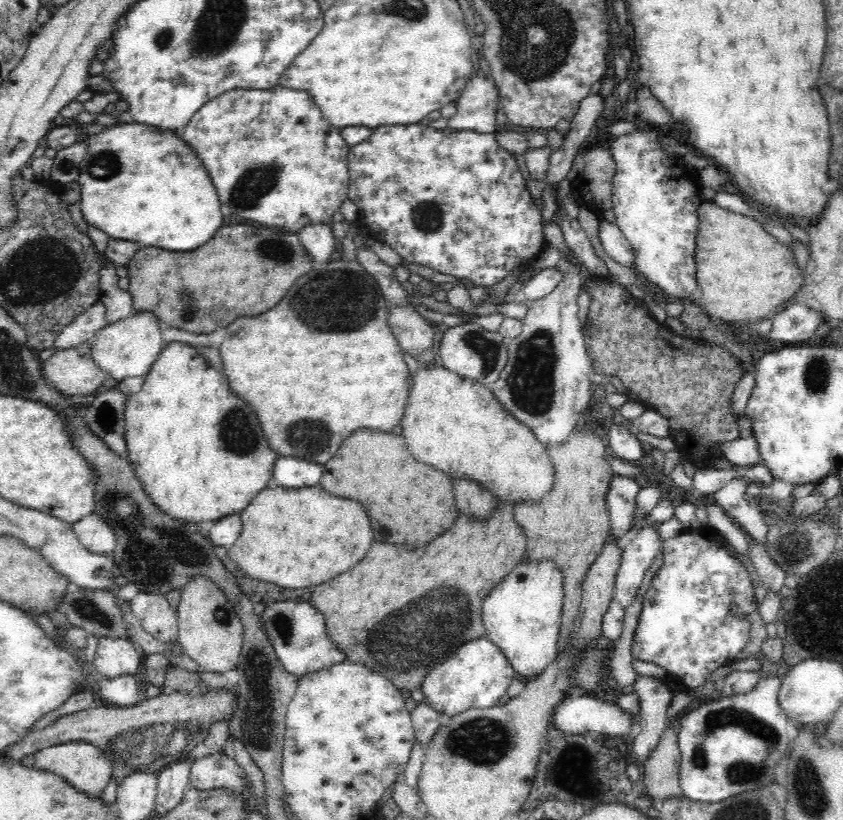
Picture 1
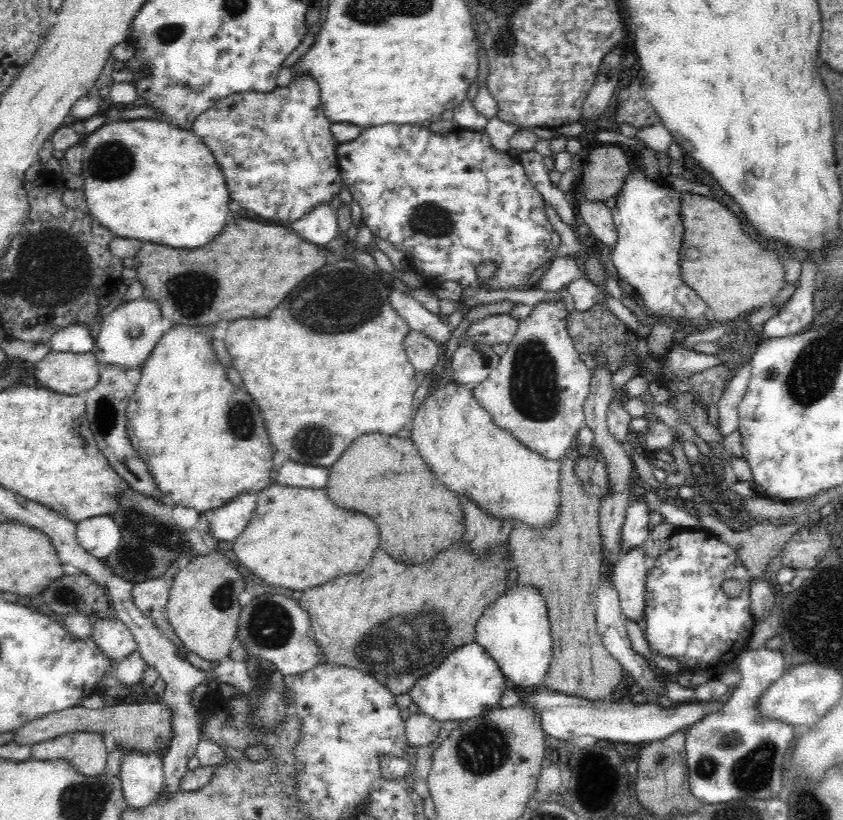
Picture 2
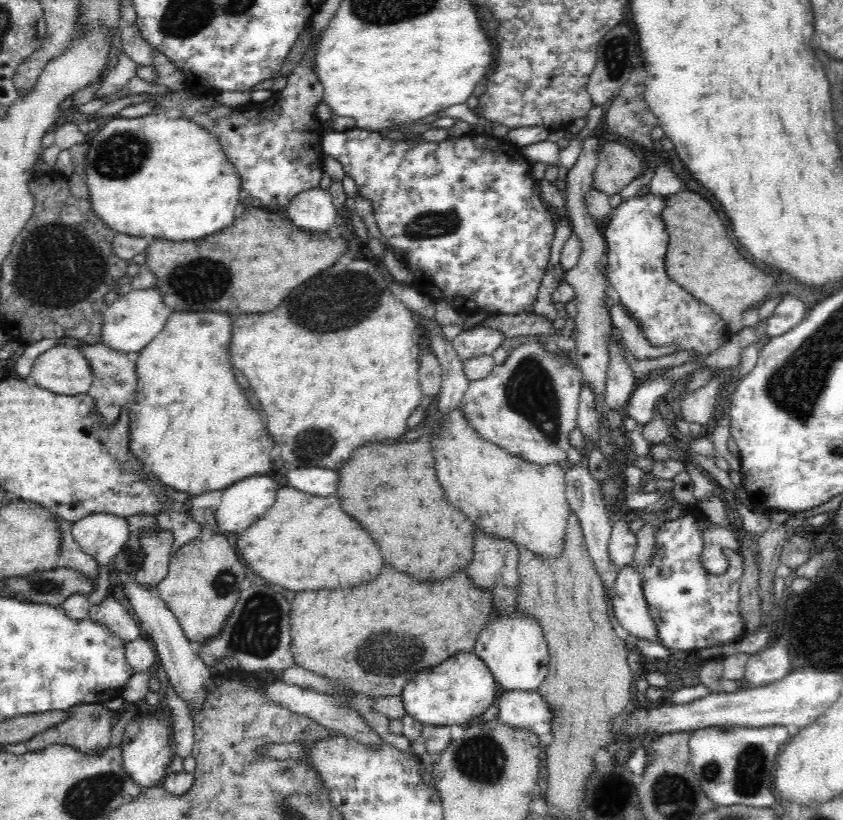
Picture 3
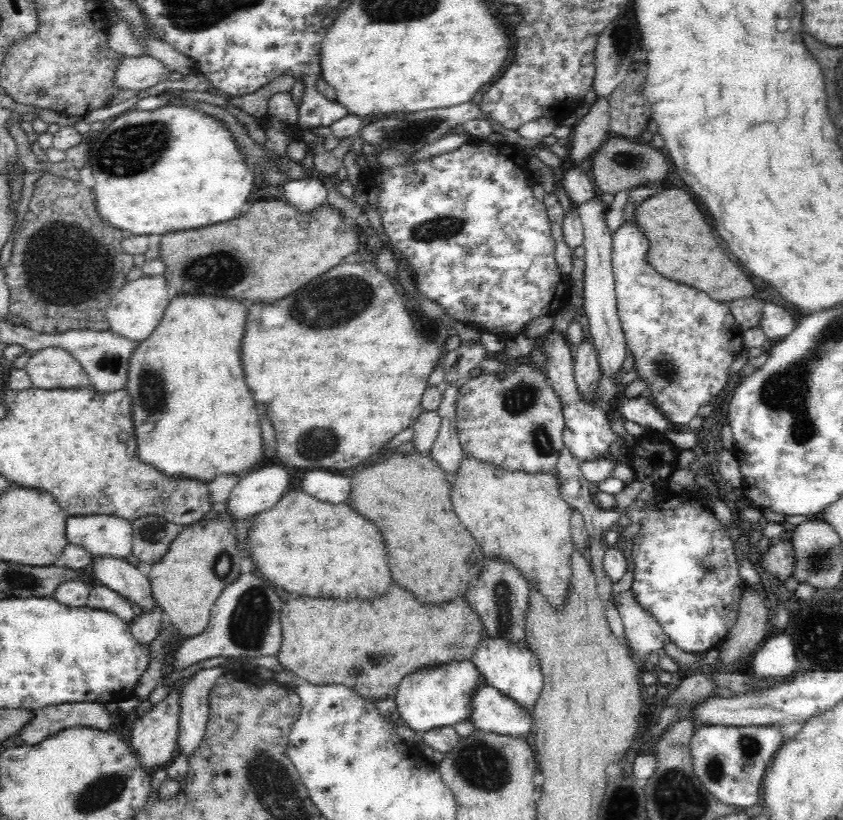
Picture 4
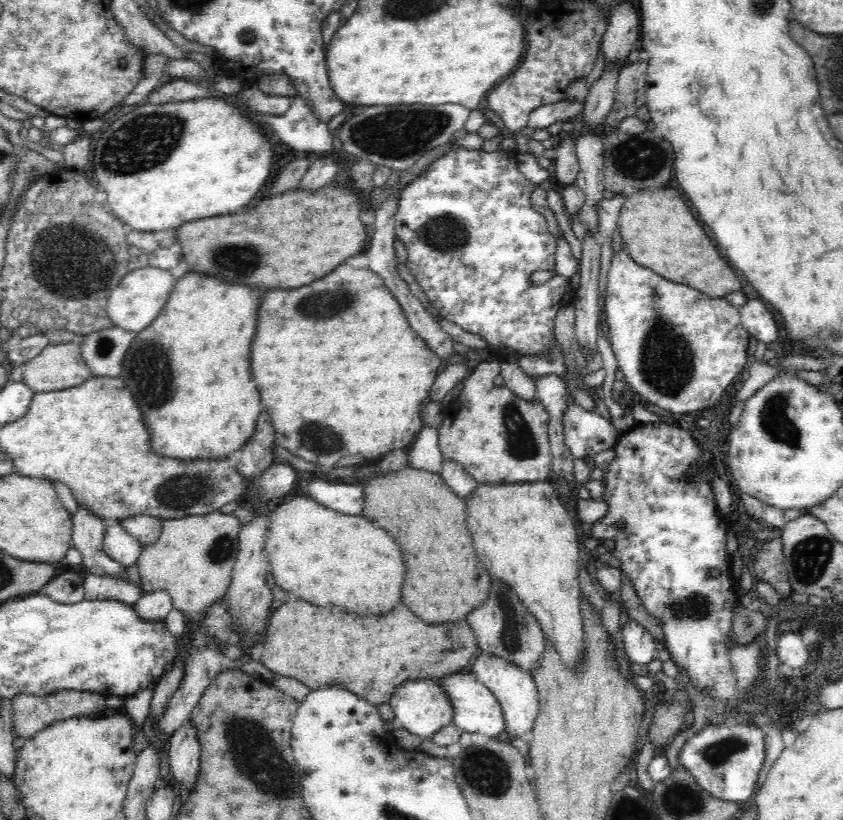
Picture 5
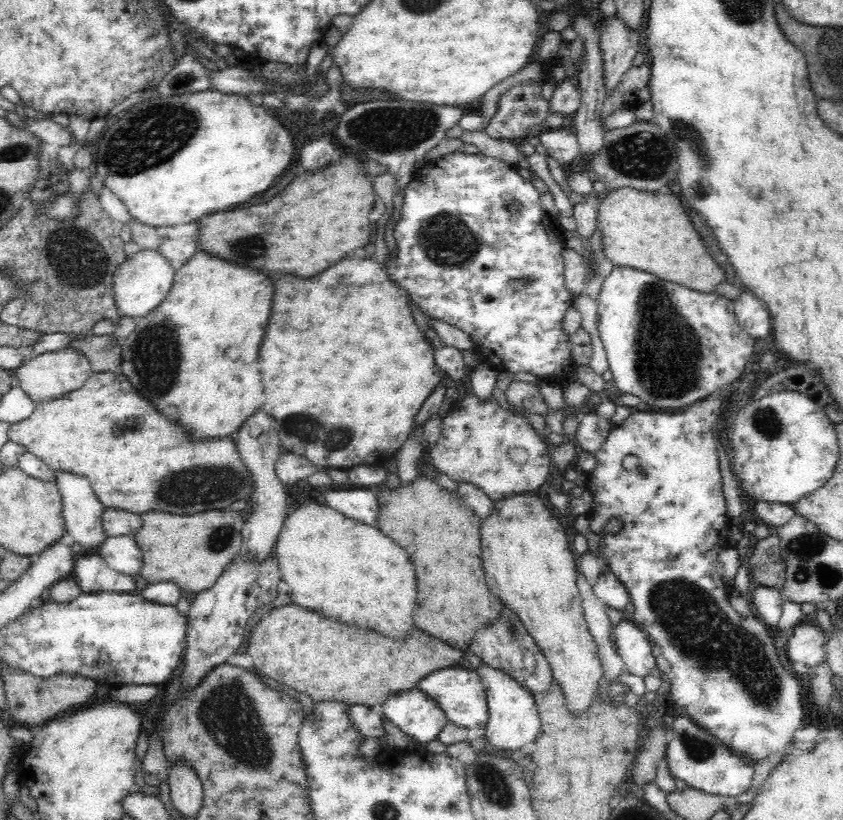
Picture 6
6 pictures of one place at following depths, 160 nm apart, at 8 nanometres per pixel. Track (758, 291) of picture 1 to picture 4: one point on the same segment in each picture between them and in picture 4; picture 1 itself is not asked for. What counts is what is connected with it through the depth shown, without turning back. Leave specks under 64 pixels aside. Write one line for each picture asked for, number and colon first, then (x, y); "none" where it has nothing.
2: (731, 272)
3: (700, 257)
4: (681, 248)

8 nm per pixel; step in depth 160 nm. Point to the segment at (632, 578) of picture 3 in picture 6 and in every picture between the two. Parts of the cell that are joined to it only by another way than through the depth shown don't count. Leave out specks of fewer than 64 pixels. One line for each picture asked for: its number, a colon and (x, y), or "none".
4: (644, 635)
5: (638, 645)
6: (631, 642)

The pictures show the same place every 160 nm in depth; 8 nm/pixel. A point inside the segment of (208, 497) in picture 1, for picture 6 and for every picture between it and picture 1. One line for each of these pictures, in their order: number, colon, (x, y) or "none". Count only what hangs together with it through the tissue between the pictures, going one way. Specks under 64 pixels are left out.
2: (203, 446)
3: (190, 424)
4: (194, 416)
5: (189, 371)
6: (178, 357)

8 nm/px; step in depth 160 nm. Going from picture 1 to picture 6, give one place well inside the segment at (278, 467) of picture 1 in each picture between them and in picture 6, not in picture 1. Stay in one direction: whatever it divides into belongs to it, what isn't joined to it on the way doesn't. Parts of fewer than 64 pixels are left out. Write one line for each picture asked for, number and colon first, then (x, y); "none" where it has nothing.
2: (291, 474)
3: (318, 481)
4: (326, 487)
5: (346, 498)
6: (362, 505)

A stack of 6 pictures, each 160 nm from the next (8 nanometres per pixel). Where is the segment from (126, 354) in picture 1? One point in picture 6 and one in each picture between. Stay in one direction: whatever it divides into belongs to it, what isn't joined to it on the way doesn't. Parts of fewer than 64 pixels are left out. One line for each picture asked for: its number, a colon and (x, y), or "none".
2: (128, 334)
3: (130, 323)
4: (137, 308)
5: (135, 302)
6: (140, 283)

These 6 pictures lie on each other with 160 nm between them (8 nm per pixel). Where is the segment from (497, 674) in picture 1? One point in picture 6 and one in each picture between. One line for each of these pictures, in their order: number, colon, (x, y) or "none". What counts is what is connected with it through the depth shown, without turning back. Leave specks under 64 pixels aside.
2: (468, 682)
3: (456, 690)
4: (432, 697)
5: (423, 707)
6: (415, 713)

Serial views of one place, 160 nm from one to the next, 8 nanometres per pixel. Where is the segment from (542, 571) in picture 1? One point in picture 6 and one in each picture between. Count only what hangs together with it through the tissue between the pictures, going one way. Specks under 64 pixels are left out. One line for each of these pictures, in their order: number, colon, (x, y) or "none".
2: (514, 630)
3: (513, 647)
4: (512, 668)
5: (515, 690)
6: (513, 723)

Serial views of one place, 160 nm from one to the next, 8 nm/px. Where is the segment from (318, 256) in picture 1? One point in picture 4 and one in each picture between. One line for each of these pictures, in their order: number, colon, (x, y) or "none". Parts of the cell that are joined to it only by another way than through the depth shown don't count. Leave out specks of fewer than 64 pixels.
2: (319, 226)
3: (313, 209)
4: (307, 193)

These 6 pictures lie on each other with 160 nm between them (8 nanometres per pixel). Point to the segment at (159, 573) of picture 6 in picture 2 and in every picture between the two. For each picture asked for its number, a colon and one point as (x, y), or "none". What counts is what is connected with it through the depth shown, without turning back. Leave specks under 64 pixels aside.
2: (203, 605)
3: (201, 587)
4: (185, 582)
5: (192, 558)

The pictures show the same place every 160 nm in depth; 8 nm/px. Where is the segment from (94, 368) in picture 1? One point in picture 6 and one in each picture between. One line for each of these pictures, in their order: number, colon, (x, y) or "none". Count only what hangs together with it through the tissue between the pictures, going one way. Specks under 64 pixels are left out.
2: (72, 374)
3: (63, 370)
4: (52, 368)
5: (60, 367)
6: (52, 375)

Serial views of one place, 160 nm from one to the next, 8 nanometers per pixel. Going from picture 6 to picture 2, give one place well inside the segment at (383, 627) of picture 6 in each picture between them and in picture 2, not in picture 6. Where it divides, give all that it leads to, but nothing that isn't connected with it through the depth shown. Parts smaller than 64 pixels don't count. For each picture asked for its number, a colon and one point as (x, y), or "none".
2: (296, 538)
3: (304, 542)
4: (318, 549)
5: (331, 559)

